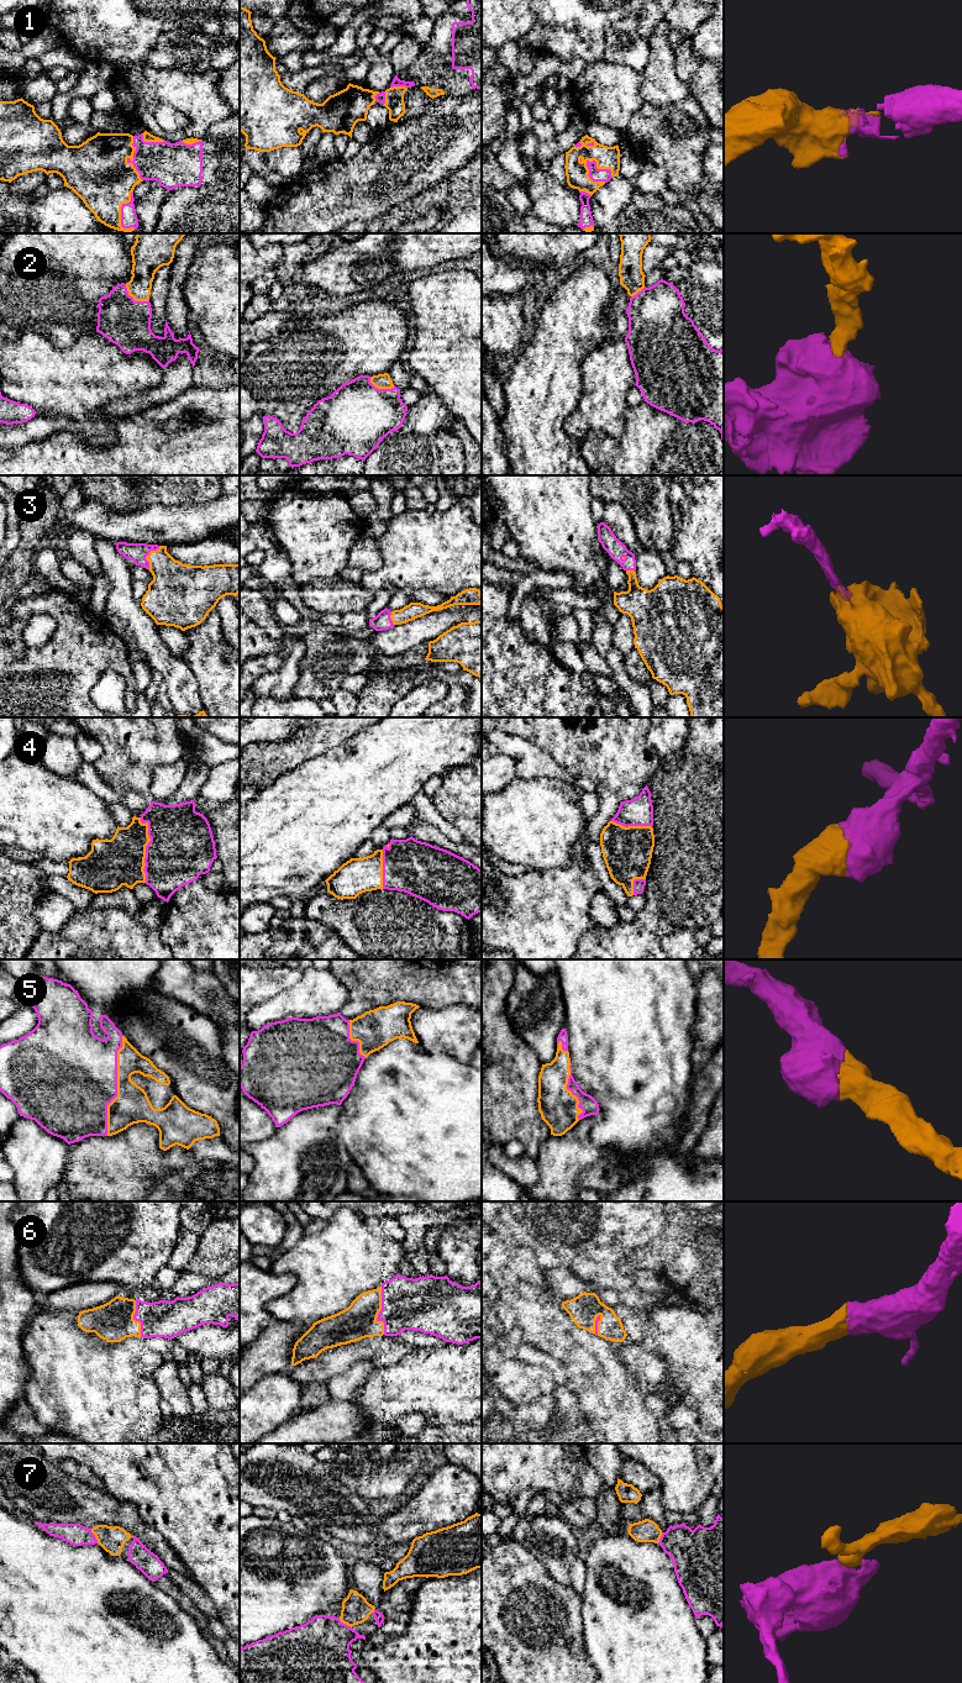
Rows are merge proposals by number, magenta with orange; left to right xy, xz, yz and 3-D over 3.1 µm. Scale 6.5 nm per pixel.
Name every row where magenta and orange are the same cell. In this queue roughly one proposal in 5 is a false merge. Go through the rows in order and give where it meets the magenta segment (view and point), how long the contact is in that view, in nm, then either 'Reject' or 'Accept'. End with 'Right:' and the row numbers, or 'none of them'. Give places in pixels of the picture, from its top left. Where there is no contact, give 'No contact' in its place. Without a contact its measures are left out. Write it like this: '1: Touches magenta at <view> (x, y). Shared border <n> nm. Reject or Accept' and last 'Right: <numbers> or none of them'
1: Touches magenta at yz (599, 169). Shared border 220 nm. Accept
2: Touches magenta at xy (132, 299). Shared border 190 nm. Accept
3: Touches magenta at xy (147, 555). Shared border 170 nm. Accept
4: Touches magenta at xy (146, 848). Shared border 420 nm. Accept
5: Touches magenta at xy (116, 1085). Shared border 650 nm. Accept
6: Touches magenta at xz (379, 1311). Shared border 320 nm. Accept
7: Touches magenta at xy (94, 1536). Shared border 110 nm. Accept
Right: 1, 2, 3, 4, 5, 6, 7

